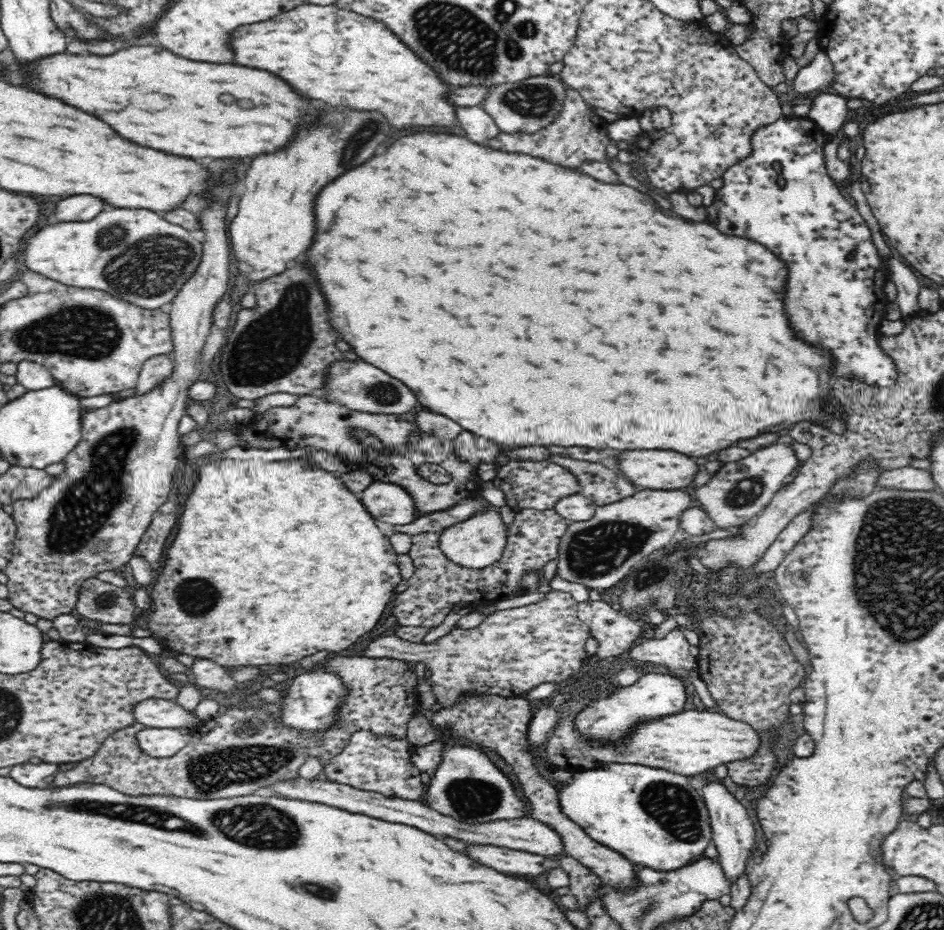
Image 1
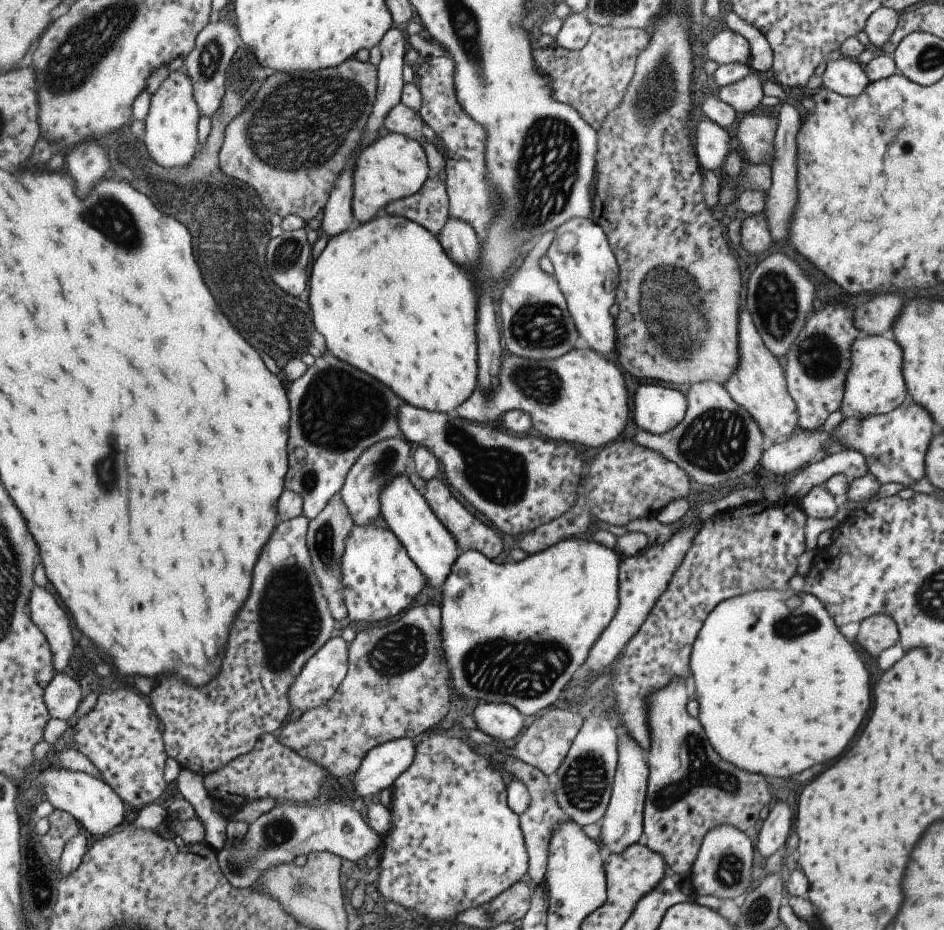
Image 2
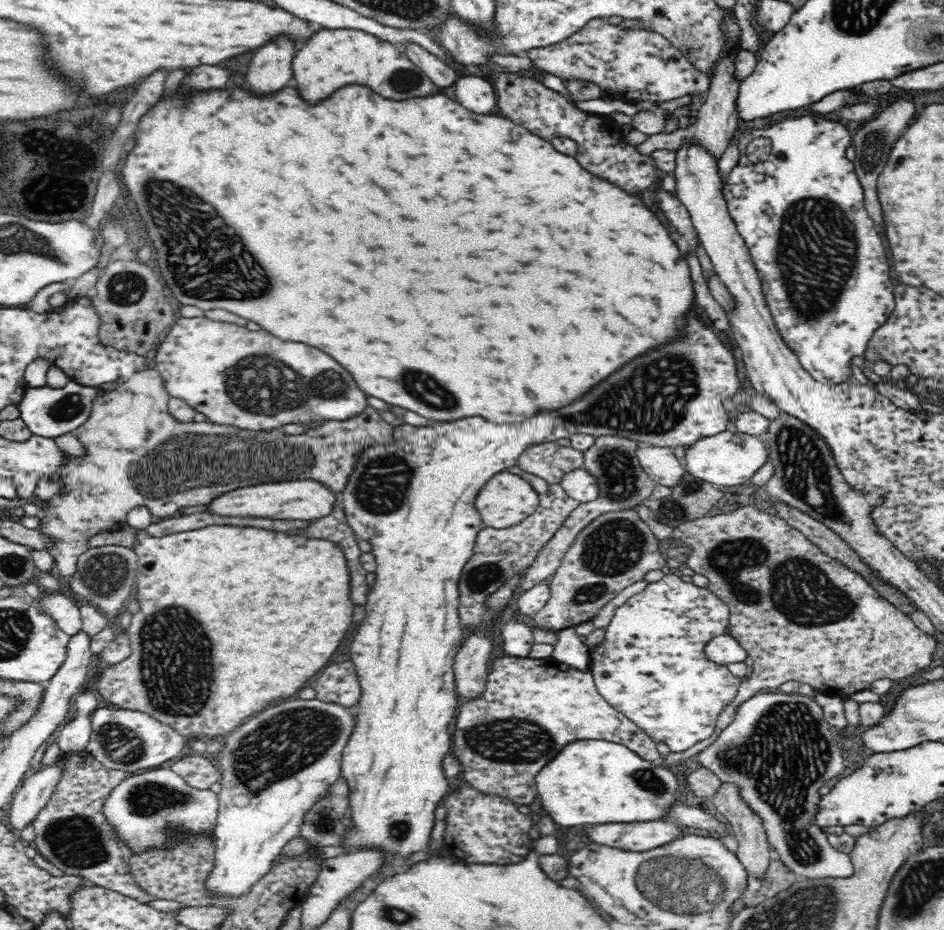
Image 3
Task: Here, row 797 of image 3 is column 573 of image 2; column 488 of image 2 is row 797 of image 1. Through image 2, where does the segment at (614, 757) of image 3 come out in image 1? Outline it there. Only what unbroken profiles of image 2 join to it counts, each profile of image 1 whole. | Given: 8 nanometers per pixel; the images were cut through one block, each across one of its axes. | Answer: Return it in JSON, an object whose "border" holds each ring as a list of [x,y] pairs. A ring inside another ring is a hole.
{"border":[[[616,762],[595,770],[584,770],[574,774],[570,784],[563,785],[559,800],[562,812],[582,826],[590,838],[623,854],[630,862],[654,870],[679,870],[680,866],[702,856],[712,840],[711,822],[703,796],[690,785],[687,777],[665,769]]]}

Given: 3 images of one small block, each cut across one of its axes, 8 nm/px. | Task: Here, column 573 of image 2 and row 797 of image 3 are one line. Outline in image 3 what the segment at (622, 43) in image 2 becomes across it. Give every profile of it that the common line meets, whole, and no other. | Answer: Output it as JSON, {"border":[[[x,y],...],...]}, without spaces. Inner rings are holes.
{"border":[[[86,750],[63,752],[57,762],[62,765],[62,776],[48,805],[31,822],[37,852],[66,875],[82,877],[88,884],[115,890],[140,903],[153,899],[134,884],[123,862],[128,849],[124,849],[116,827],[105,815],[108,796],[126,779],[126,774],[104,767]]]}

